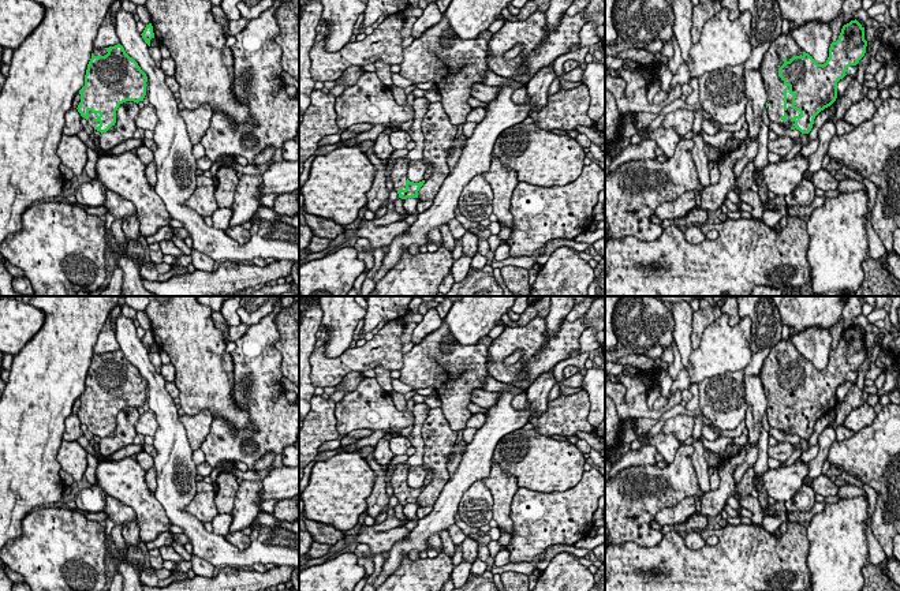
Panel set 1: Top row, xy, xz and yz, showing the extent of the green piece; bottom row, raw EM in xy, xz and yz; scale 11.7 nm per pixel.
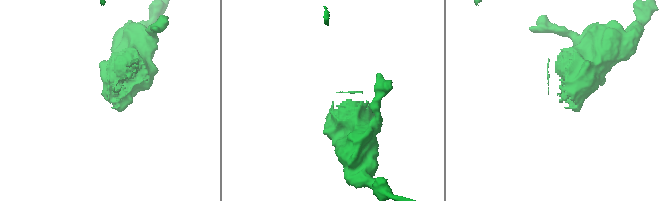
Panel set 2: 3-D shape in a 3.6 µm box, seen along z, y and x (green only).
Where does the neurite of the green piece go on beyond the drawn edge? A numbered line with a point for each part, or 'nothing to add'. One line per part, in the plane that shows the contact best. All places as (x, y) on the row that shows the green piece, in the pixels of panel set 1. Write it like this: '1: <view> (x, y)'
1: yz (784, 45)

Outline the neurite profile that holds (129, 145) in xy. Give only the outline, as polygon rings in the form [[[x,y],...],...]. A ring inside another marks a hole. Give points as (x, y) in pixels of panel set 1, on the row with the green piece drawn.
[[[131,138],[131,139],[122,142],[120,145],[112,147],[111,154],[120,154],[124,152],[132,152],[134,149],[138,149],[141,146],[143,146],[142,139]]]

